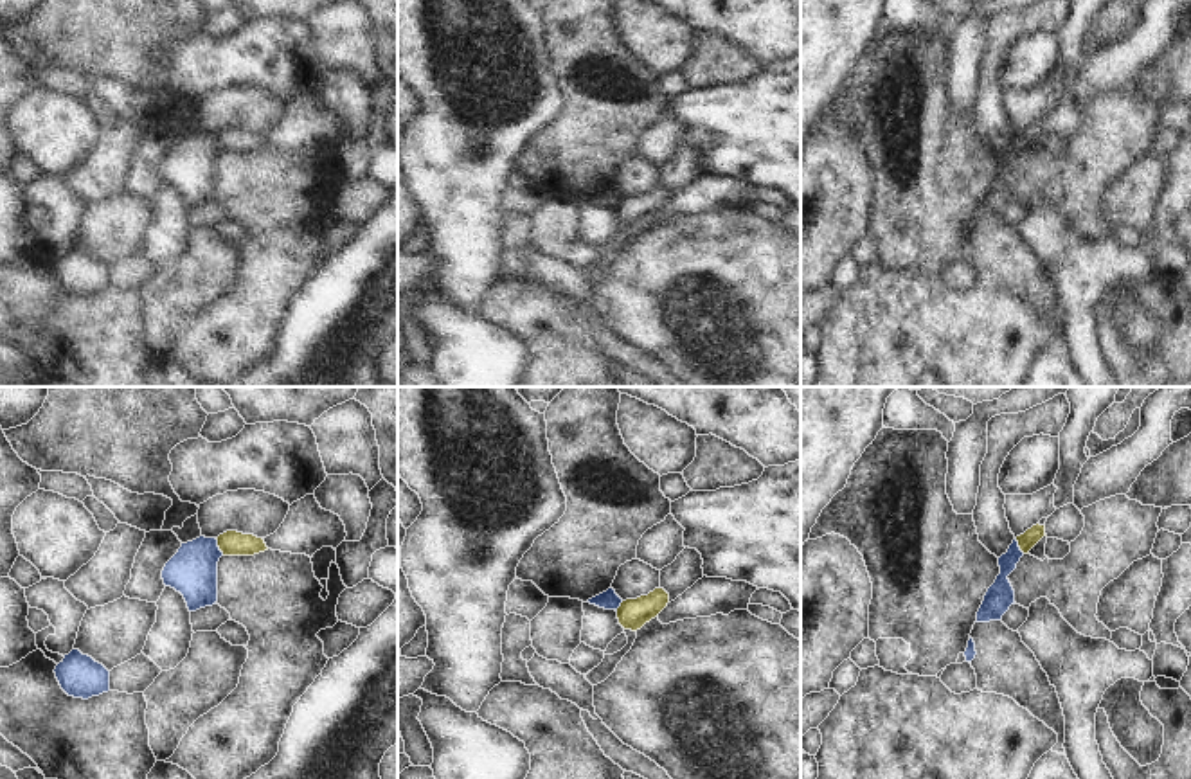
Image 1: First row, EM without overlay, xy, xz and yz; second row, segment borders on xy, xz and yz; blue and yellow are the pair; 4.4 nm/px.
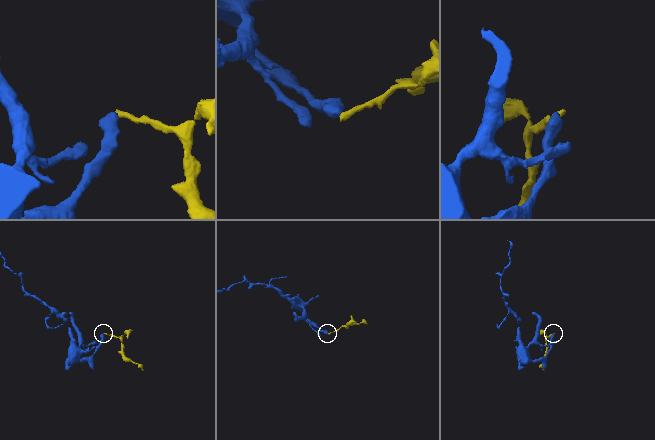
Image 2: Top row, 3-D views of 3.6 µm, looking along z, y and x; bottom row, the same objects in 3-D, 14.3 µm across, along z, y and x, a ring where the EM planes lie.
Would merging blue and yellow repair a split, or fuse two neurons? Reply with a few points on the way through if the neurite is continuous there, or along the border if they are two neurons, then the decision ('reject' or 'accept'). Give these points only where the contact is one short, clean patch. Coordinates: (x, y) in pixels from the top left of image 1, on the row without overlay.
along xy (214, 135), (223, 152) | reject

